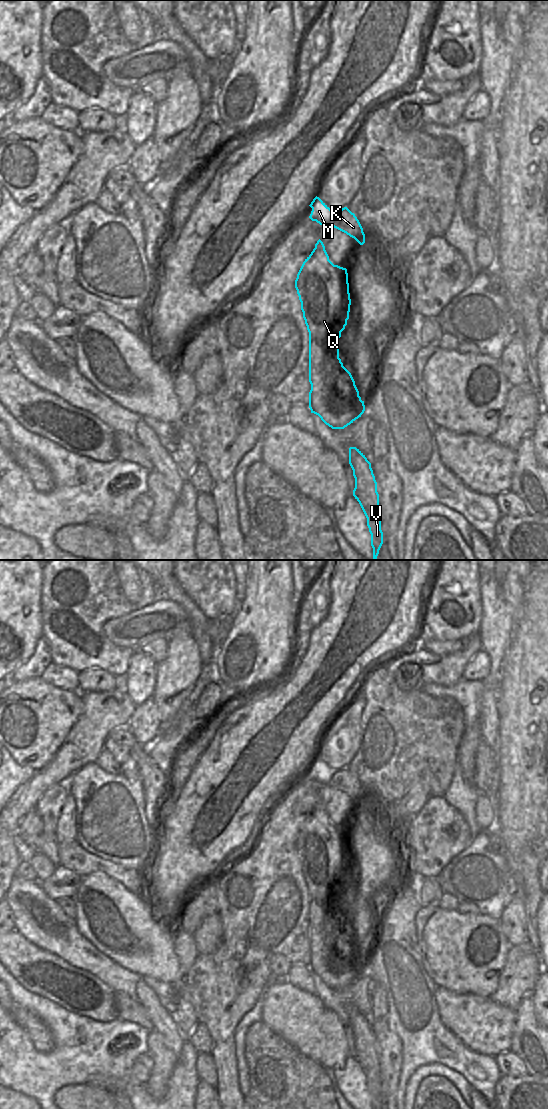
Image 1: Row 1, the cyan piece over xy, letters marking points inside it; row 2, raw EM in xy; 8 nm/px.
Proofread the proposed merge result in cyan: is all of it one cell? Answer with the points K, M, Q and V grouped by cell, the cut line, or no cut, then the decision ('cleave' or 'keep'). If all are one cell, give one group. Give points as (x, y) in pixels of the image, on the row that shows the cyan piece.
groups K / M Q V; cut xy (337, 209), (333, 214), (330, 224); cleave

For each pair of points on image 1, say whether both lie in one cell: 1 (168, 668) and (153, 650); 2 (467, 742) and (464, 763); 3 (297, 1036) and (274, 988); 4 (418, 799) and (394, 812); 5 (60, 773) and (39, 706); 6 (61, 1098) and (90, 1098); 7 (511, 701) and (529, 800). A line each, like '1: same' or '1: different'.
1: different
2: same
3: same
4: same
5: different
6: same
7: same

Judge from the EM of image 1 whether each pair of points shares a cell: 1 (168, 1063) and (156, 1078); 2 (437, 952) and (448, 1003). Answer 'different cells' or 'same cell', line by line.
1: same cell
2: different cells

